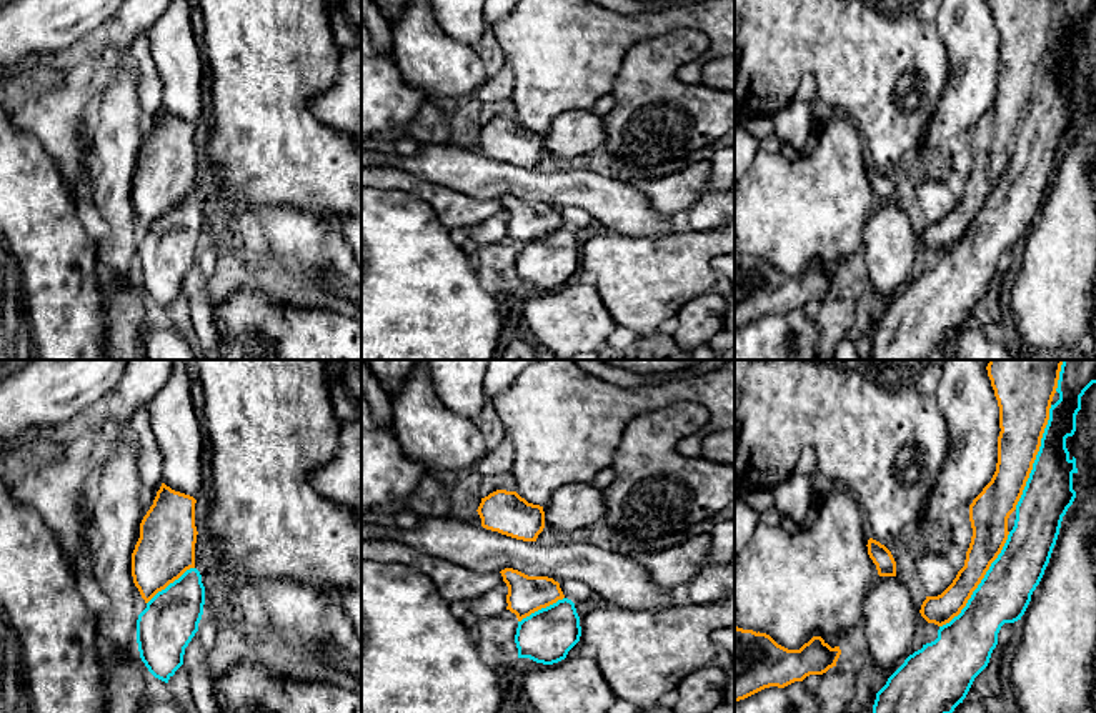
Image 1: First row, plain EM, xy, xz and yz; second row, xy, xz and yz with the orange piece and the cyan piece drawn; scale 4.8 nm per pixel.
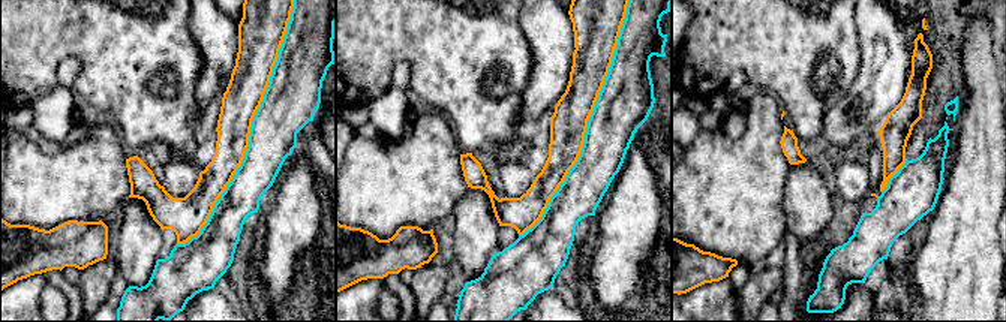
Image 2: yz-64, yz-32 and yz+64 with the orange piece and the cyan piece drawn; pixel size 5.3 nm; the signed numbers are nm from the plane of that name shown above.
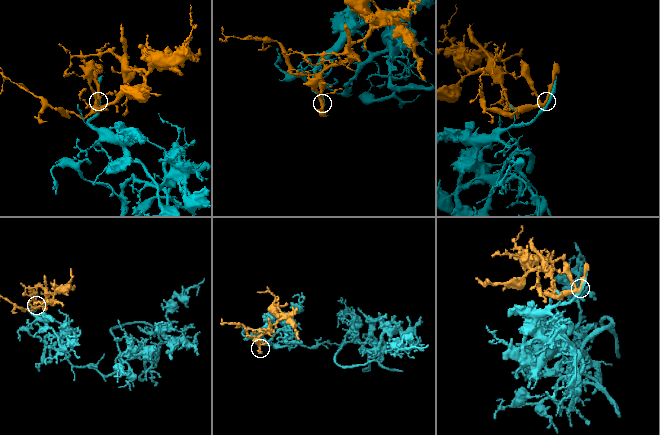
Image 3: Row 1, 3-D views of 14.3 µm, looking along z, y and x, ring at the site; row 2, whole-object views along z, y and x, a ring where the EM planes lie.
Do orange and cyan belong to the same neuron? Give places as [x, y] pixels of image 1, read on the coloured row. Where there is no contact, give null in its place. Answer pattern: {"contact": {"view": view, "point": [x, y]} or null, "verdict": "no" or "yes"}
{"contact": {"view": "yz", "point": [1035, 457]}, "verdict": "yes"}

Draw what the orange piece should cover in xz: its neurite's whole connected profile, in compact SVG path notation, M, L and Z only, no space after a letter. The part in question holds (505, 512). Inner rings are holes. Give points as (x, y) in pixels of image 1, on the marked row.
M496 490L481 498L478 506L481 526L501 535L536 541L545 528L543 506L528 503L516 491Z

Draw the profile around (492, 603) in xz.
M501 583L495 590L490 590L483 593L481 596L476 596L471 600L471 611L478 620L485 620L490 616L500 616L506 610L506 595L508 586L506 583Z

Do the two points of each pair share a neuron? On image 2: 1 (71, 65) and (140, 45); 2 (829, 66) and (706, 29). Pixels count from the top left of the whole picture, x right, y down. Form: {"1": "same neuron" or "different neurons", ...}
{"1": "different neurons", "2": "same neuron"}

